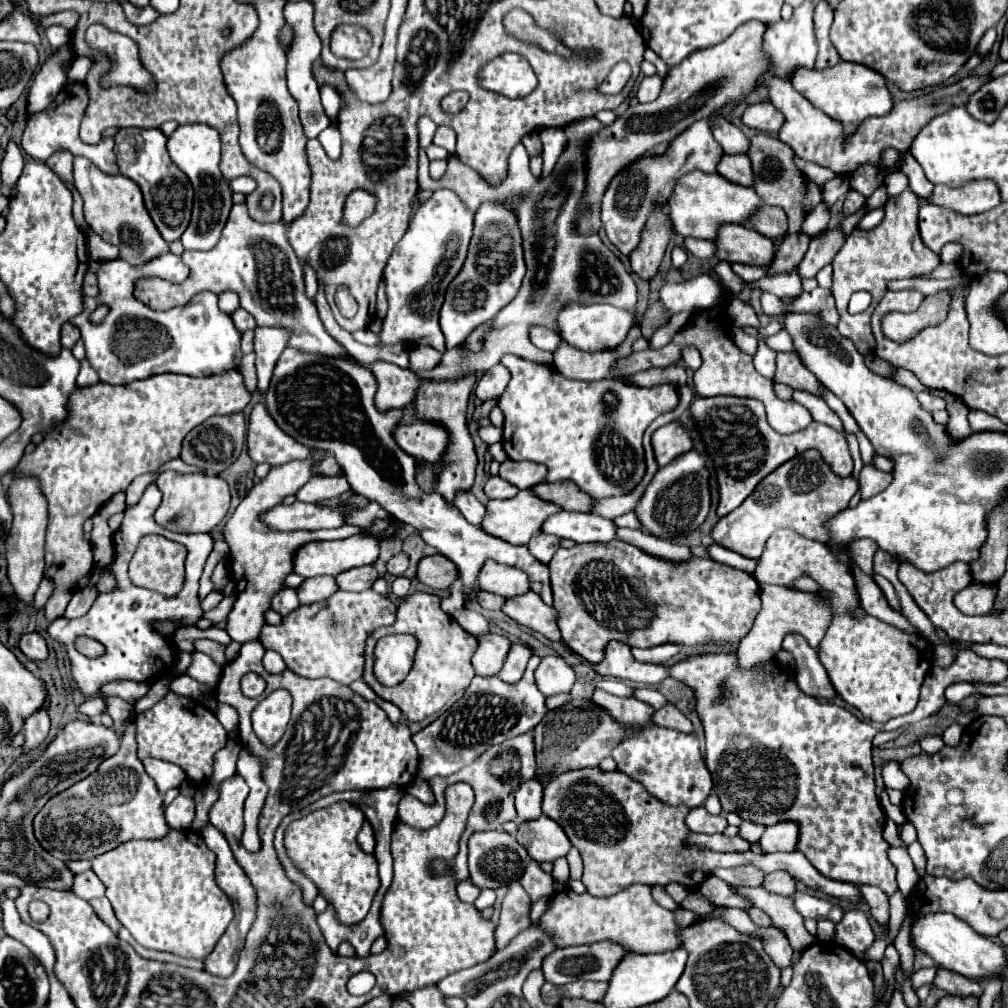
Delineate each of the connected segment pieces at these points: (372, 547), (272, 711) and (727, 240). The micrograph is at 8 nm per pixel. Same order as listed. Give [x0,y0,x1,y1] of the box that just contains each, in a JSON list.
[[295,534,379,578],[253,690,291,748],[717,226,775,266]]

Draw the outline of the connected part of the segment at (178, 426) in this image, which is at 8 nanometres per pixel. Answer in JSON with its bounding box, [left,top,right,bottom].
[17,369,251,622]

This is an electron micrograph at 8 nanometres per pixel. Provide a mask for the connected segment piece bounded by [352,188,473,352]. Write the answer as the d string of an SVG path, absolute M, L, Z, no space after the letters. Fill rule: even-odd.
M447 188L434 191L431 198L417 208L409 230L385 266L383 278L387 284L389 312L383 320L383 332L375 336L369 329L361 329L352 333L353 338L367 346L377 346L377 342L419 344L423 338L429 338L433 348L445 352L445 338L439 328L439 310L445 300L447 286L461 272L467 258L471 234L473 214L465 208L457 194Z

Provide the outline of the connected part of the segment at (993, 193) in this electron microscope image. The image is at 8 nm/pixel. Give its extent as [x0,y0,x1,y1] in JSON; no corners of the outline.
[929,178,1001,216]

